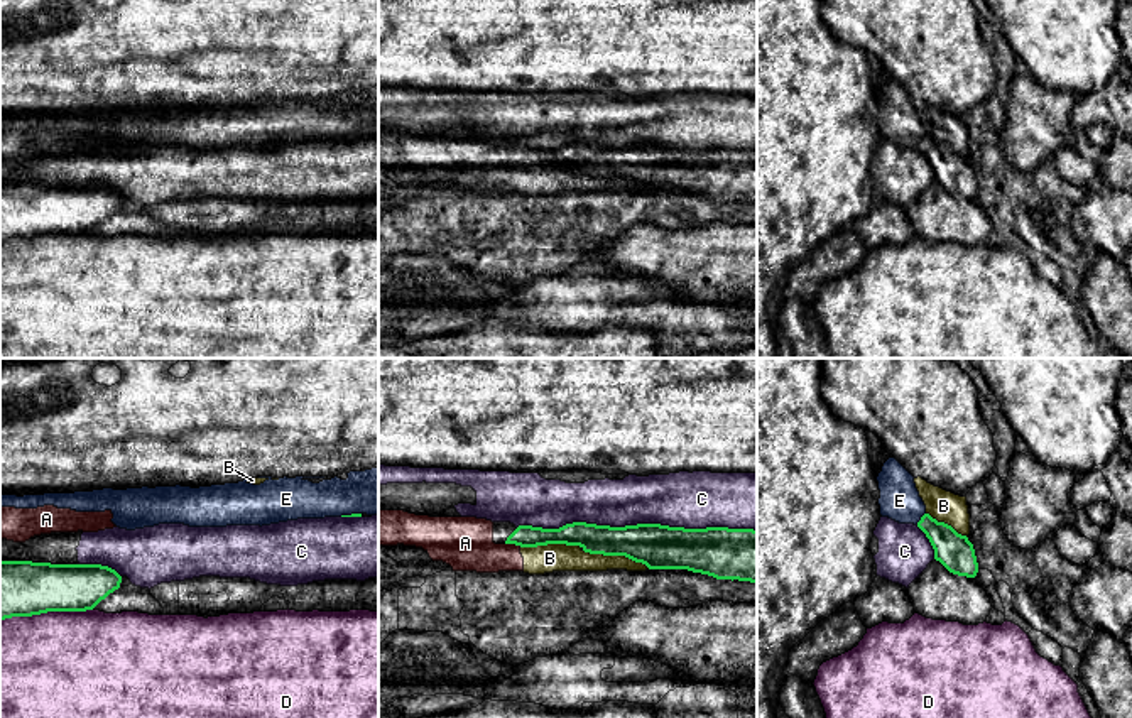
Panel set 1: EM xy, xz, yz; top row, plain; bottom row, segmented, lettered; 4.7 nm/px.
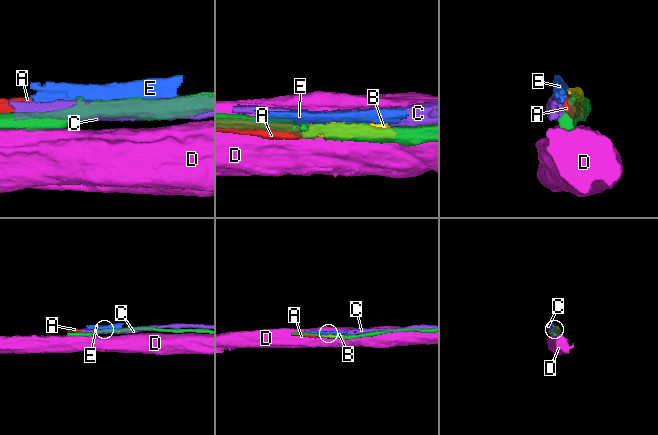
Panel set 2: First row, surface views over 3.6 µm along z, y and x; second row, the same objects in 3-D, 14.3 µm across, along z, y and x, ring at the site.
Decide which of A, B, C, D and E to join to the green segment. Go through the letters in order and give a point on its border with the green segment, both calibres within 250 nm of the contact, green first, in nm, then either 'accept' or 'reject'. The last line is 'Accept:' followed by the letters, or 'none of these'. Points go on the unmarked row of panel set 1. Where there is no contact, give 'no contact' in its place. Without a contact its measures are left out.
A: contact xz (514, 164); calibres 110 and 260 nm; reject
B: contact xz (617, 176); calibres 220 and 130 nm; reject
C: contact xz (637, 146); calibres 220 and 260 nm; reject
D: contact xy (46, 233); calibres 280 and 500 nm; reject
E: contact yz (921, 141); calibres 170 and 190 nm; reject
Accept: none of these

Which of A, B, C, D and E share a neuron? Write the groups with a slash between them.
A B / C / D / E

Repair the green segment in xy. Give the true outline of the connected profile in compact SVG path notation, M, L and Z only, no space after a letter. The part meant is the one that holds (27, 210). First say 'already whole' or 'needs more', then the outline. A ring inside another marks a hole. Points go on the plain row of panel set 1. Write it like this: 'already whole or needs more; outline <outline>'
already whole; outline M0 182L0 242L47 233L86 233L120 209L122 198L101 186Z

